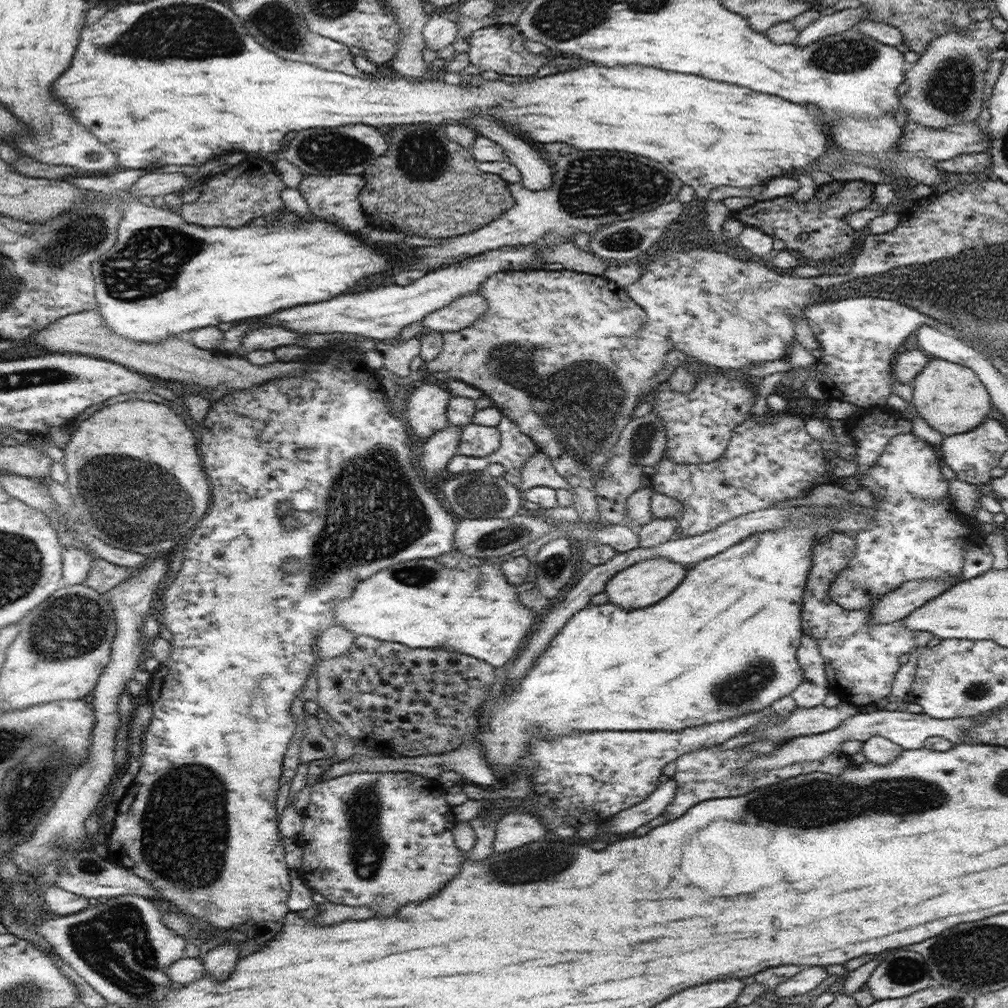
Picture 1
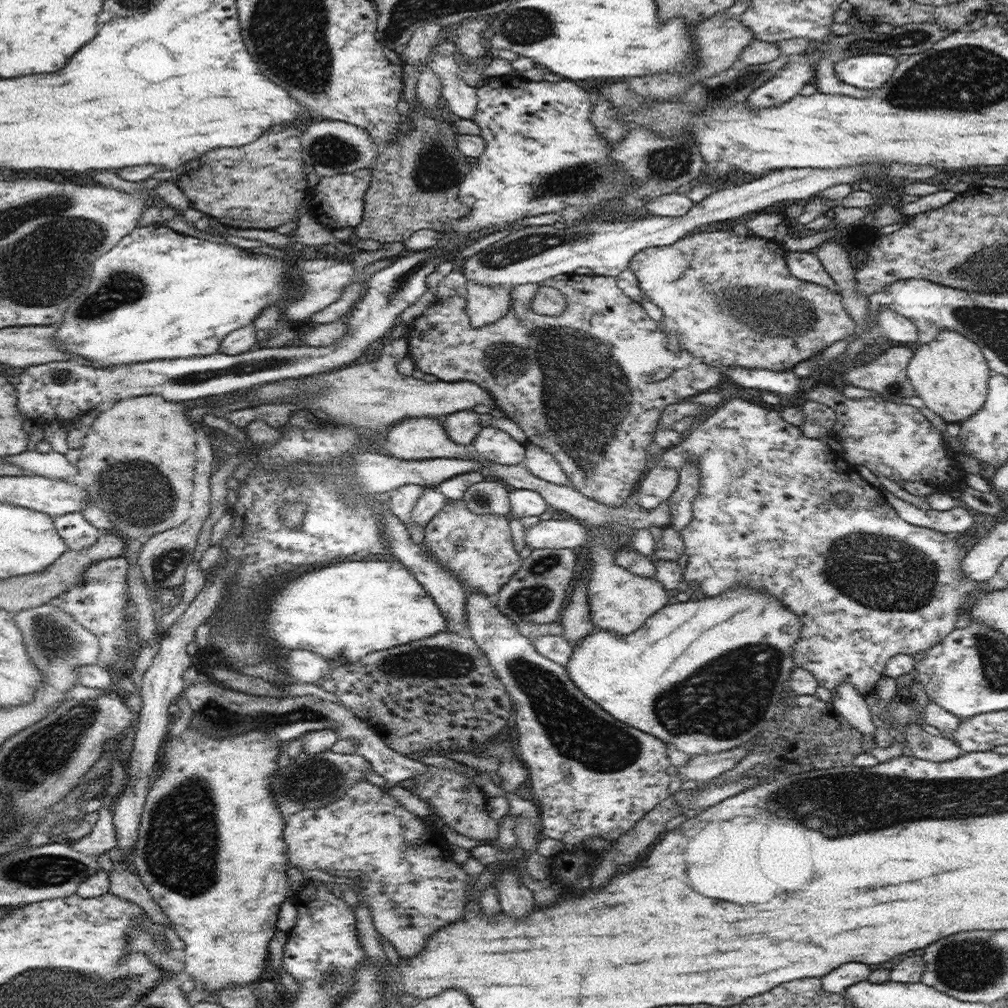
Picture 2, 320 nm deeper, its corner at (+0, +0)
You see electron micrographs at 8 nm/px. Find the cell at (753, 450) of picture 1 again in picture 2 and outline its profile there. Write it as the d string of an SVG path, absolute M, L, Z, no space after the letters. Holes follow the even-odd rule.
M733 396L731 399L724 400L715 413L702 422L688 437L686 436L681 443L674 445L672 449L666 449L661 460L660 463L678 472L684 463L694 461L698 463L701 472L699 493L692 501L692 518L681 536L688 556L683 563L684 585L694 586L701 582L701 589L706 597L720 596L731 588L747 586L755 590L763 588L768 594L780 598L780 602L800 619L802 625L800 636L791 648L792 662L795 666L809 670L819 684L825 686L830 692L837 691L837 686L842 683L853 684L854 688L864 696L876 692L876 682L887 672L892 656L897 654L911 656L932 648L956 628L956 621L963 610L962 605L965 604L966 597L972 590L979 588L978 596L994 589L985 583L971 581L965 575L961 564L969 550L958 543L954 535L906 522L887 501L884 492L863 479L857 467L842 453L828 446L827 440L804 436L800 427L786 422L780 412L766 409L757 399L750 400L750 398ZM838 493L849 494L851 498L844 508L835 502L835 496Z

